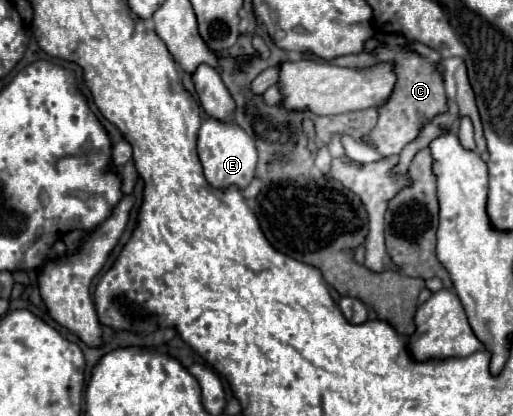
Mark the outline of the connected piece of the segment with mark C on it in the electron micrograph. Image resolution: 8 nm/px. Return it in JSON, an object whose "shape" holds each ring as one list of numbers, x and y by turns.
{"shape":[[376,35,378,47,374,51,362,51,358,55,346,55,332,63,340,67,350,69,370,69,378,63,390,63,396,73,396,85,392,89,392,95,378,105,378,123,370,135,370,141,374,143,376,151,382,155,400,155,400,151,412,143,420,131,440,113,448,111,448,99,444,91,444,75,438,69,438,65,414,51,406,49,408,39,404,35]]}

